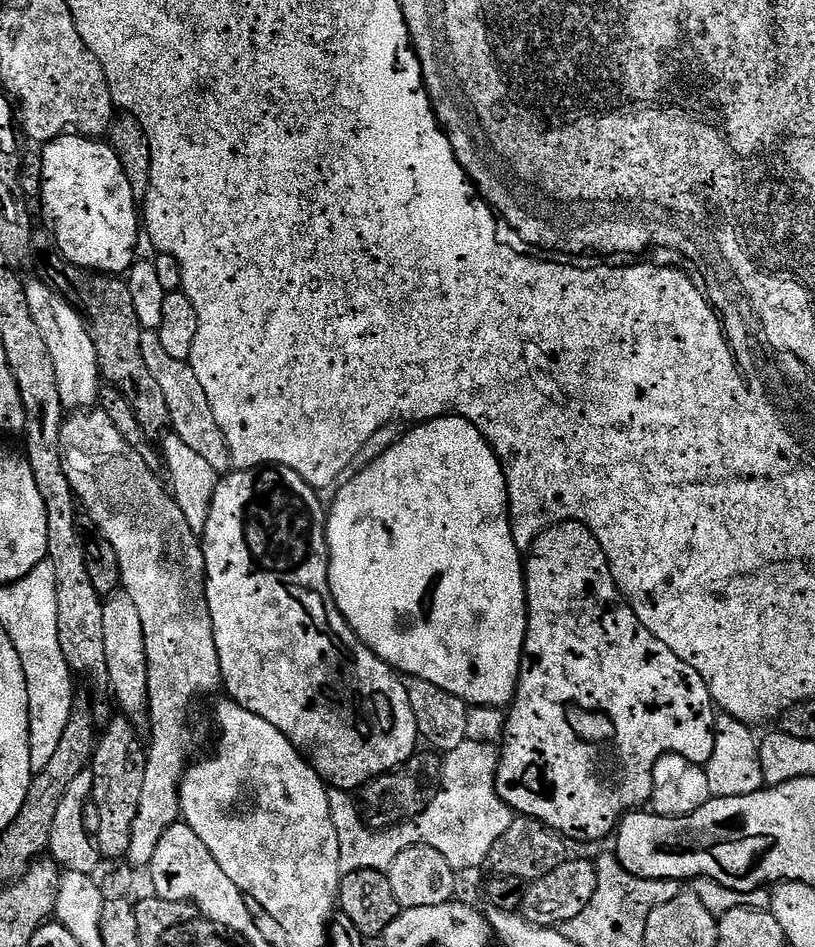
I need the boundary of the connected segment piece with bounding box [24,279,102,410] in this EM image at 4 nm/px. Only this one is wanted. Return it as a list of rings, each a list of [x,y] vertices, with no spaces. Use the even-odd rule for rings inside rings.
[[[28,280],[24,286],[26,302],[30,314],[38,324],[50,355],[54,360],[55,377],[58,380],[58,393],[65,409],[84,410],[95,405],[96,395],[100,392],[102,377],[100,363],[94,350],[94,342],[90,338],[88,328],[79,312],[52,287],[51,283],[40,280]]]

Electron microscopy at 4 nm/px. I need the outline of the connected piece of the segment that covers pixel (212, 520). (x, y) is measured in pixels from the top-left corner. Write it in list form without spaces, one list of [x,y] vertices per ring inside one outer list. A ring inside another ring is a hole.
[[[265,464],[259,468],[246,468],[243,470],[232,470],[227,473],[217,483],[214,490],[214,498],[212,505],[208,511],[206,519],[203,521],[204,532],[202,528],[202,547],[204,550],[204,585],[206,586],[206,602],[210,606],[210,618],[214,622],[214,642],[218,646],[218,658],[220,659],[220,679],[222,681],[223,691],[228,691],[233,701],[241,704],[246,710],[250,710],[254,714],[258,714],[262,718],[266,718],[266,722],[270,722],[270,726],[274,726],[278,730],[282,730],[282,734],[286,734],[286,738],[296,747],[301,756],[316,769],[320,779],[327,782],[333,788],[342,788],[345,790],[353,790],[352,788],[363,789],[369,782],[375,781],[376,776],[380,776],[383,772],[395,773],[397,769],[408,763],[411,756],[415,756],[418,751],[418,733],[416,723],[414,722],[414,710],[410,710],[410,694],[406,694],[406,686],[404,680],[398,675],[395,668],[391,668],[384,660],[380,660],[373,654],[368,647],[362,643],[356,636],[356,632],[346,622],[346,618],[338,610],[338,606],[334,602],[334,594],[332,587],[328,581],[328,521],[326,519],[326,504],[320,501],[321,493],[317,489],[312,488],[301,478],[297,472],[290,470],[290,466],[282,466],[281,464]]]

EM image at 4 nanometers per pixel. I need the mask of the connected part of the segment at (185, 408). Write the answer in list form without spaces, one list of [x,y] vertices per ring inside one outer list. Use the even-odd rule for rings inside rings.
[[[156,330],[142,331],[142,358],[146,358],[150,374],[154,374],[158,386],[162,386],[171,431],[182,438],[182,442],[186,442],[190,450],[202,454],[202,458],[206,458],[206,462],[210,462],[210,466],[214,466],[218,474],[227,473],[233,467],[232,456],[228,453],[228,443],[214,418],[214,410],[210,410],[206,390],[202,390],[202,382],[198,382],[198,374],[194,374],[192,365],[187,360],[170,358],[170,354],[166,354],[162,346],[159,331]]]

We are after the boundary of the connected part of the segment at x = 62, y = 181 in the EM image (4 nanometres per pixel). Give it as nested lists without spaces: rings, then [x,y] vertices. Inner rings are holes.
[[[65,134],[56,140],[49,140],[42,151],[42,199],[43,215],[52,223],[56,244],[61,256],[80,268],[107,272],[108,275],[127,273],[137,259],[136,248],[142,240],[142,216],[138,211],[138,196],[132,189],[129,173],[122,166],[111,143],[91,136]]]

